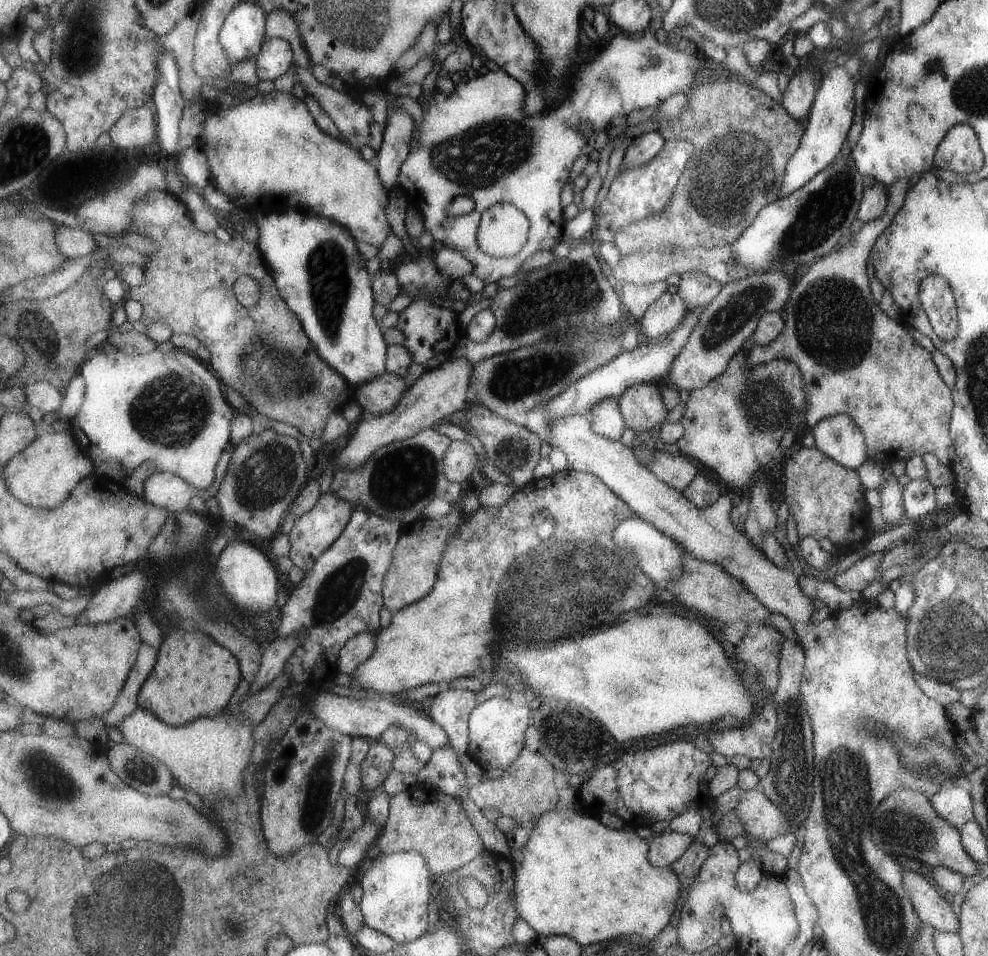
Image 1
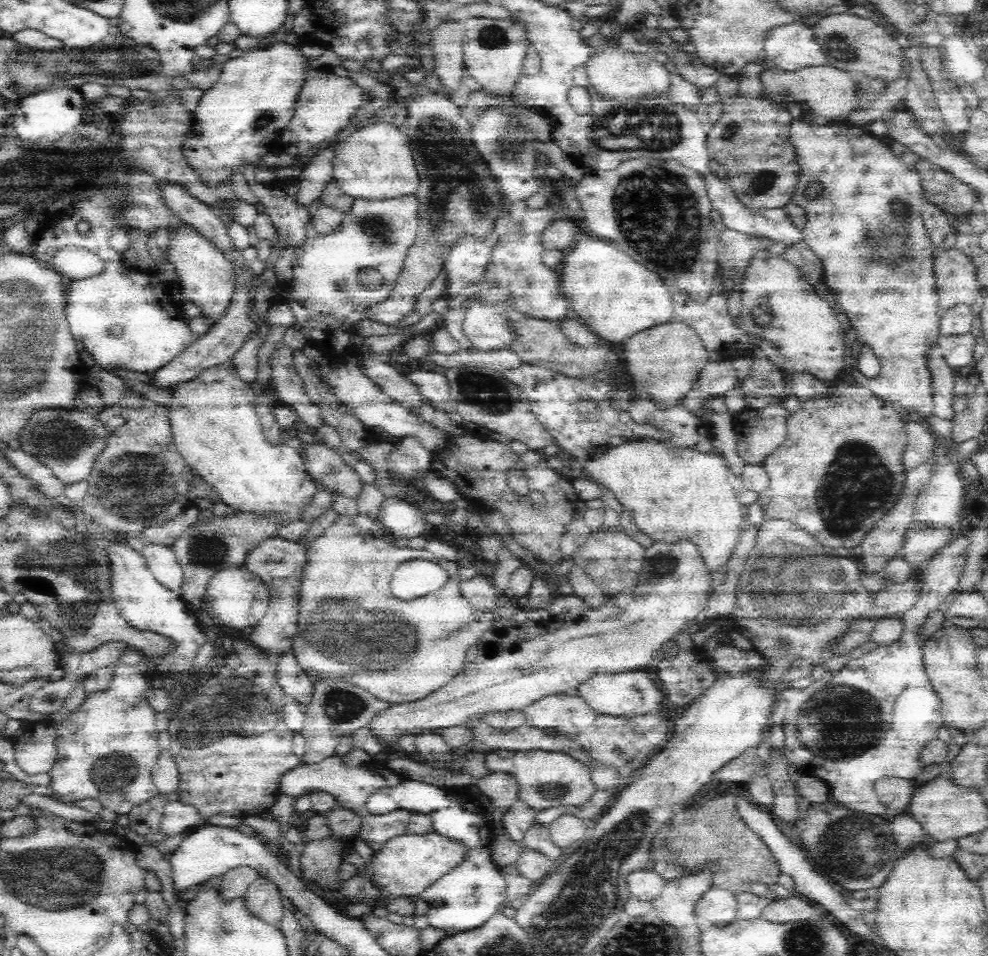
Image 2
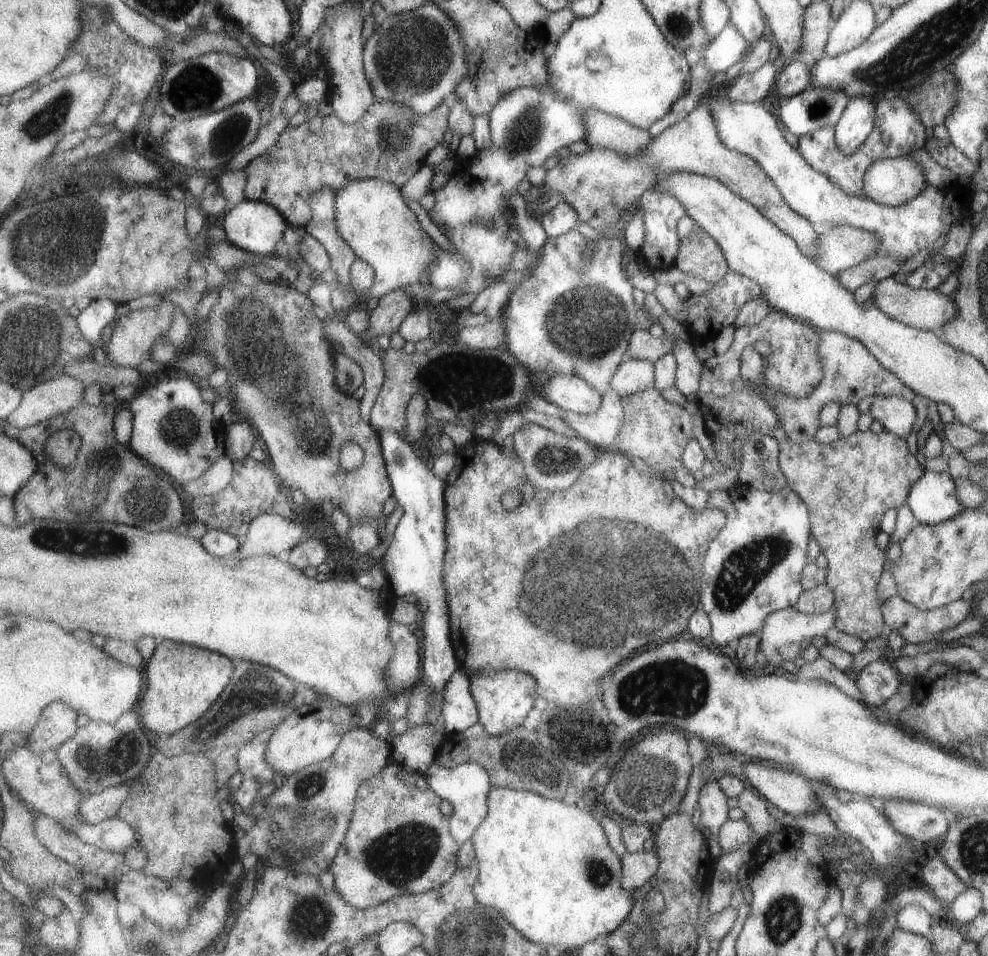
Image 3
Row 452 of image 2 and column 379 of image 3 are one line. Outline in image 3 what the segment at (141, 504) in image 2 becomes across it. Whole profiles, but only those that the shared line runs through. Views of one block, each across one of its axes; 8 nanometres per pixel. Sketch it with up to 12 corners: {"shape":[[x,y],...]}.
{"shape":[[375,102],[353,124],[309,114],[245,168],[247,198],[307,228],[311,194],[403,188],[451,128]]}

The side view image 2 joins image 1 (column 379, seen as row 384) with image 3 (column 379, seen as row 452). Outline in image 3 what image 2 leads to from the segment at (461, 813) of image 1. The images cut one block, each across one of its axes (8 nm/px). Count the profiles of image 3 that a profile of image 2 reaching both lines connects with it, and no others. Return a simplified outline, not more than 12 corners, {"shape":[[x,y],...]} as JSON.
{"shape":[[425,774],[365,780],[329,868],[373,910],[447,886],[463,846]]}

